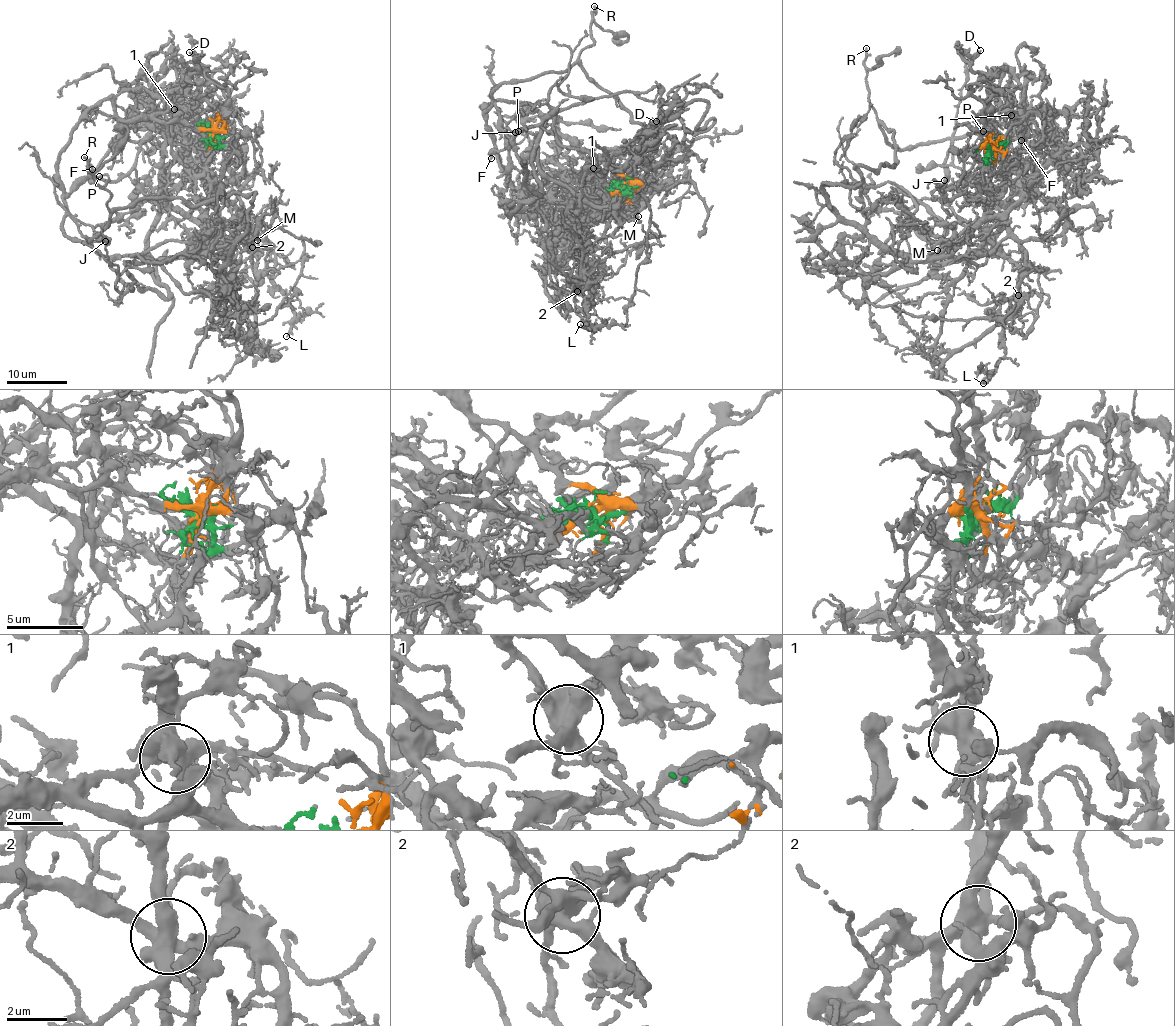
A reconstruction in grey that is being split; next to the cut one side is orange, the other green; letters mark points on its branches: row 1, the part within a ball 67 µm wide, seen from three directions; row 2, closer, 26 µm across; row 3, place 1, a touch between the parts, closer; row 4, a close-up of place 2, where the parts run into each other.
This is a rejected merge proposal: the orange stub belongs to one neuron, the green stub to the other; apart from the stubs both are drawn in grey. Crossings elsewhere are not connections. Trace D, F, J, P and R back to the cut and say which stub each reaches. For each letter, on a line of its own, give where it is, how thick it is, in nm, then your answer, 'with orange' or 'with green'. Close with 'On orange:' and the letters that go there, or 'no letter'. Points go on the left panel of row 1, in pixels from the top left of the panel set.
D: at (189, 52); 140 nm thick; with green
F: at (92, 169); 260 nm thick; with orange
J: at (105, 241); 150 nm thick; with orange
P: at (99, 176); 140 nm thick; with orange
R: at (84, 157); 200 nm thick; with orange
On orange: F, J, P, R

